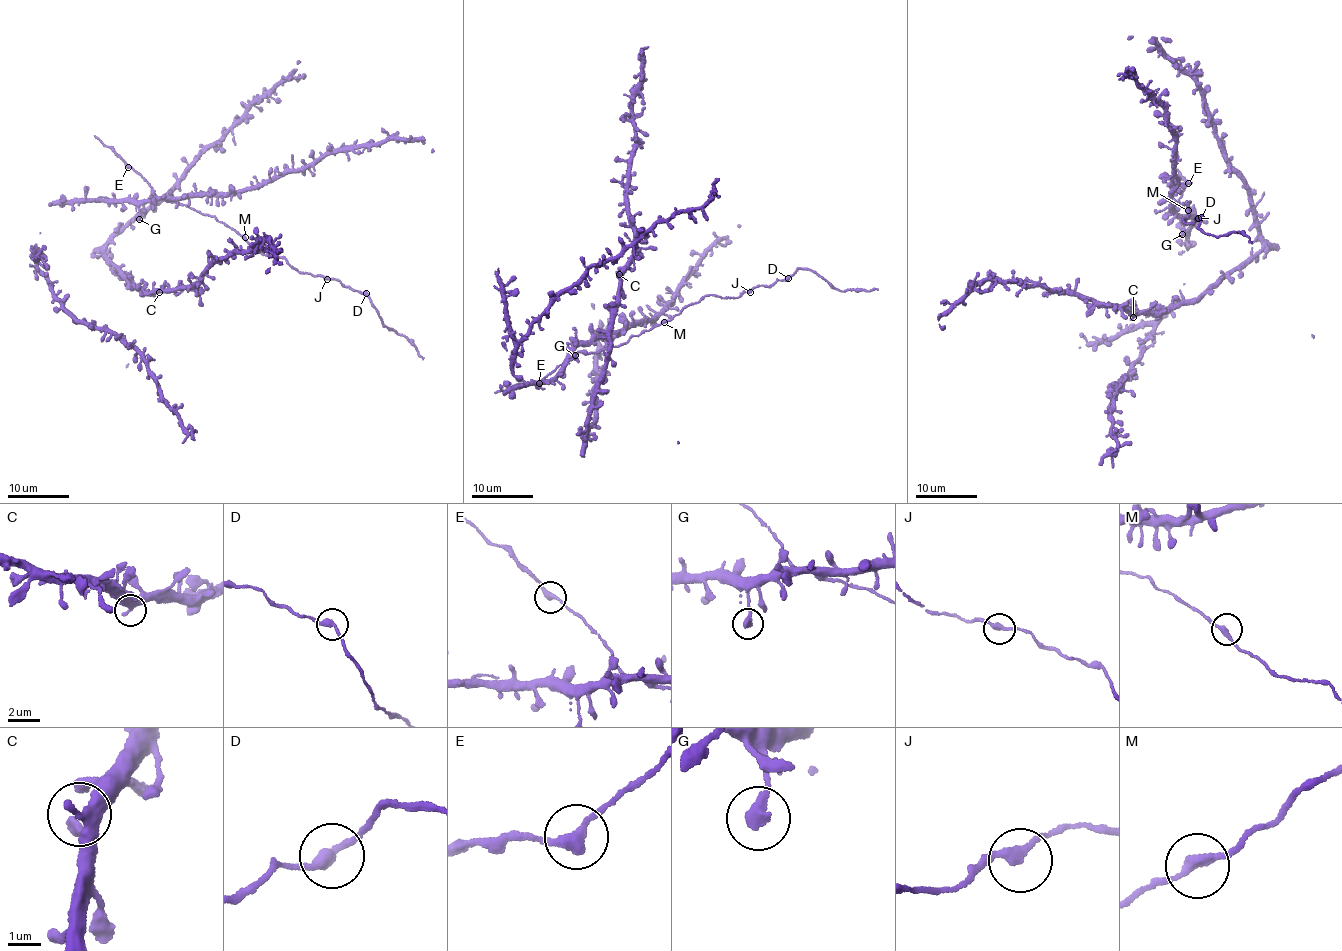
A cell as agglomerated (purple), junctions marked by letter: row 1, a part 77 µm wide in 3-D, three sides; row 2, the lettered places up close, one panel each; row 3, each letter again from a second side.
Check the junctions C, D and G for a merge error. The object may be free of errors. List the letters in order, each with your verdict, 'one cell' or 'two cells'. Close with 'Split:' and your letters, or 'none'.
C: one cell
D: one cell
G: one cell
Split: none

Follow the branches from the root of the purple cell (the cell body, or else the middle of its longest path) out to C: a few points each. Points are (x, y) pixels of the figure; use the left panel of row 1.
C: (118, 234), (110, 240), (105, 254), (132, 285), (150, 293), (159, 288), (159, 292)

